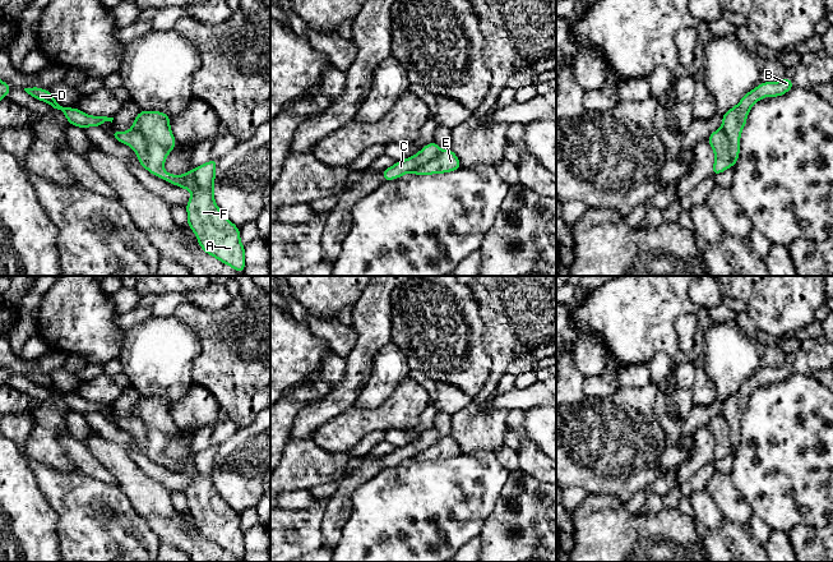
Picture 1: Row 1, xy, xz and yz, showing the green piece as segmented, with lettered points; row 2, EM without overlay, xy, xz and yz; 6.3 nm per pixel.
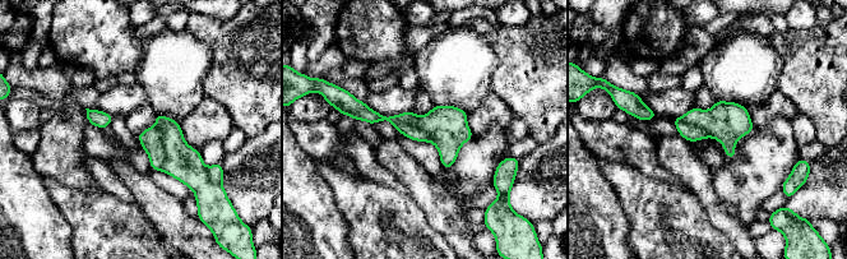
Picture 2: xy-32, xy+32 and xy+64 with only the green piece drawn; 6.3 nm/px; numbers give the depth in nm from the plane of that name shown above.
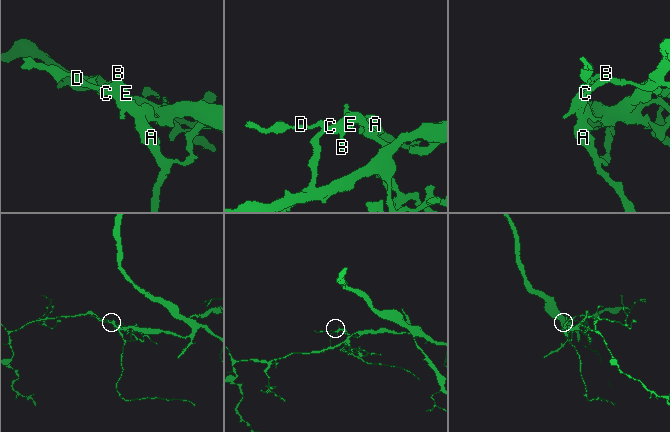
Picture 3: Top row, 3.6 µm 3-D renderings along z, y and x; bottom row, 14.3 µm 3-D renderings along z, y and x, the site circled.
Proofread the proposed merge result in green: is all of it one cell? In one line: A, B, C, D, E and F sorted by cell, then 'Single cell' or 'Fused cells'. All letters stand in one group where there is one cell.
Groups: A B D E F / C. Fused cells

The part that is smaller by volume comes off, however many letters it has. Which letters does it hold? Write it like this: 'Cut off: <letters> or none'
Cut off: A, B, D, E, F

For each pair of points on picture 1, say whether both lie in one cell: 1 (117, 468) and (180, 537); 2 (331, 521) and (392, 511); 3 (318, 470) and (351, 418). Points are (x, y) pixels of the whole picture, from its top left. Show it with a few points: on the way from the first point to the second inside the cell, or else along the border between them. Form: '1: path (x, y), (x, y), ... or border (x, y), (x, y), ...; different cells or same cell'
1: path (134, 484), (153, 503), (165, 520); same cell
2: border (356, 491), (342, 537), (333, 546); different cells
3: border (310, 438), (329, 452), (346, 452); different cells

